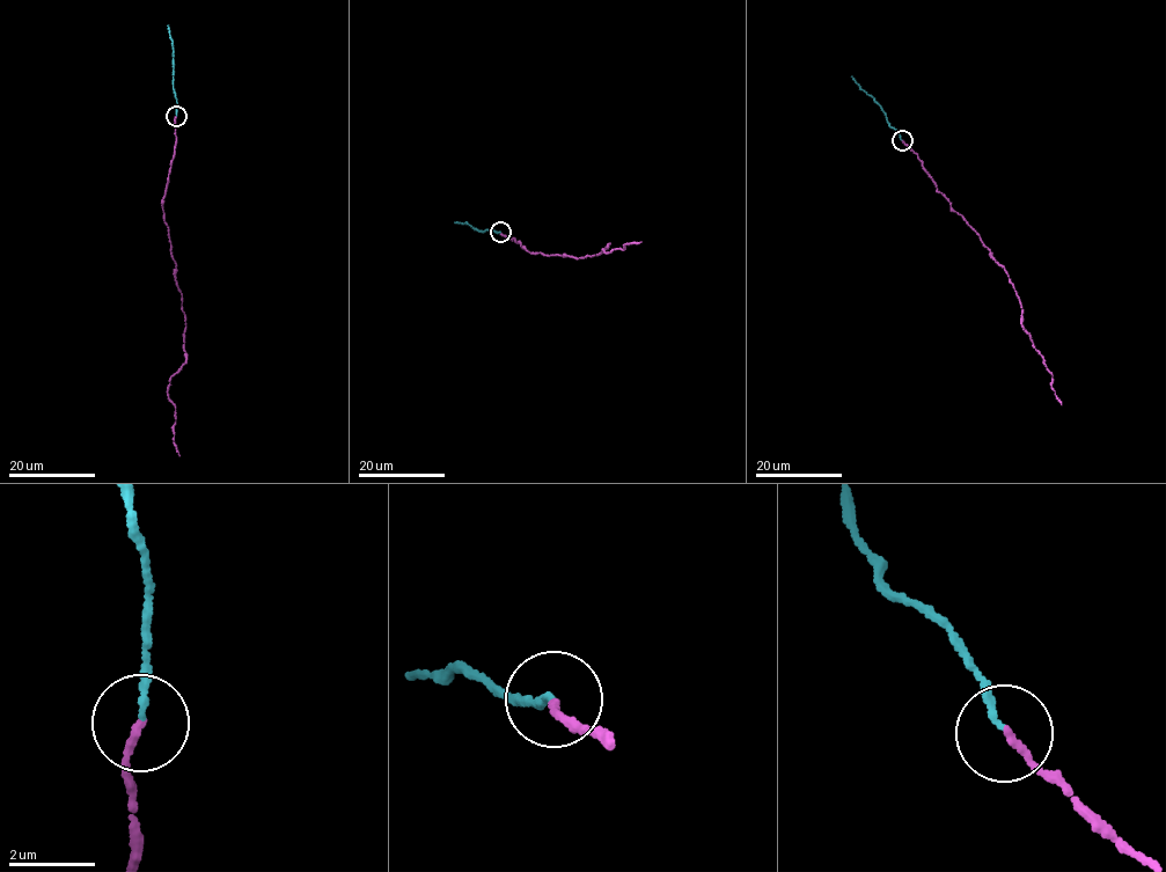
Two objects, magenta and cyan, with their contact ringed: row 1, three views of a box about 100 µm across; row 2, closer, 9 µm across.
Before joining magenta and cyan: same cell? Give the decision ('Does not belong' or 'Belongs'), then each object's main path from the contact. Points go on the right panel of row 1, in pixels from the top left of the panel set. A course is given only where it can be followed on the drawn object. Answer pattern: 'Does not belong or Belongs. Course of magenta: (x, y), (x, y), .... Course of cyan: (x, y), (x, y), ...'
Belongs. Course of magenta: (902, 140), (1005, 270), (1021, 305), (1021, 324), (1053, 375), (1051, 389), (1062, 404). Course of cyan: (902, 140), (889, 126), (881, 107), (851, 77)

